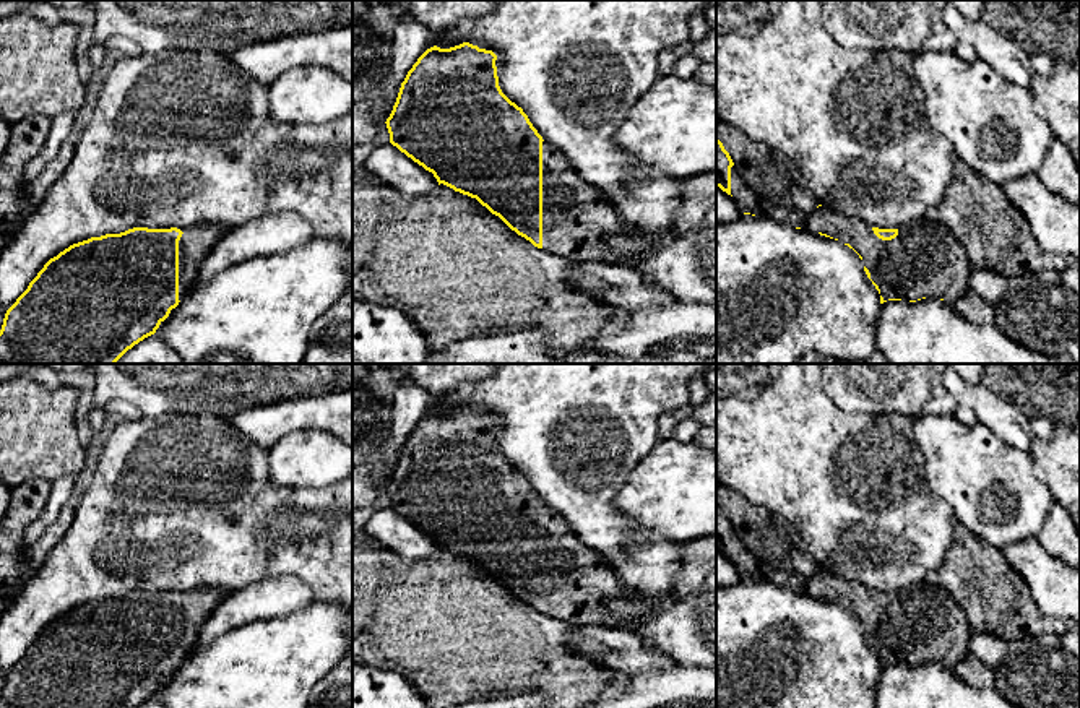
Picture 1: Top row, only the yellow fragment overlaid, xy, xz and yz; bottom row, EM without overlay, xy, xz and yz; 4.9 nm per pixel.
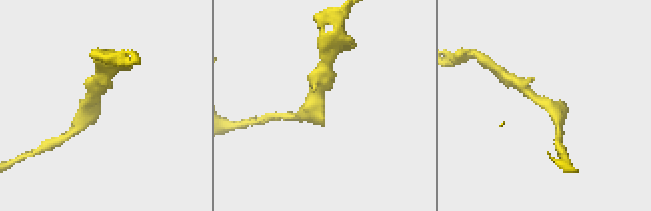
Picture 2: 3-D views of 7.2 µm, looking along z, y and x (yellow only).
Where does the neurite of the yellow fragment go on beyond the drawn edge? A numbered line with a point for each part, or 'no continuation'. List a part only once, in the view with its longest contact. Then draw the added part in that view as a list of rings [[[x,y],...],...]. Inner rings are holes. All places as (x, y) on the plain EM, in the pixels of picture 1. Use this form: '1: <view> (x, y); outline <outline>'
1: xz (575, 585); outline [[[542,505],[542,614],[580,625],[606,625],[637,630],[651,615],[619,619],[607,611],[606,601],[622,594],[614,567],[599,562],[599,552],[583,544],[560,513]]]

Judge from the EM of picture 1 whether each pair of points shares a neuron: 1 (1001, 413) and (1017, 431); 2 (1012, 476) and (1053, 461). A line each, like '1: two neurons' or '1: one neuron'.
1: one neuron
2: two neurons

